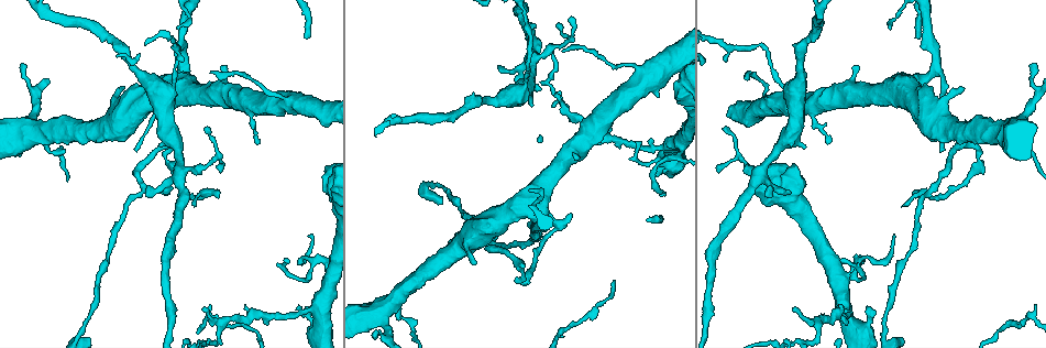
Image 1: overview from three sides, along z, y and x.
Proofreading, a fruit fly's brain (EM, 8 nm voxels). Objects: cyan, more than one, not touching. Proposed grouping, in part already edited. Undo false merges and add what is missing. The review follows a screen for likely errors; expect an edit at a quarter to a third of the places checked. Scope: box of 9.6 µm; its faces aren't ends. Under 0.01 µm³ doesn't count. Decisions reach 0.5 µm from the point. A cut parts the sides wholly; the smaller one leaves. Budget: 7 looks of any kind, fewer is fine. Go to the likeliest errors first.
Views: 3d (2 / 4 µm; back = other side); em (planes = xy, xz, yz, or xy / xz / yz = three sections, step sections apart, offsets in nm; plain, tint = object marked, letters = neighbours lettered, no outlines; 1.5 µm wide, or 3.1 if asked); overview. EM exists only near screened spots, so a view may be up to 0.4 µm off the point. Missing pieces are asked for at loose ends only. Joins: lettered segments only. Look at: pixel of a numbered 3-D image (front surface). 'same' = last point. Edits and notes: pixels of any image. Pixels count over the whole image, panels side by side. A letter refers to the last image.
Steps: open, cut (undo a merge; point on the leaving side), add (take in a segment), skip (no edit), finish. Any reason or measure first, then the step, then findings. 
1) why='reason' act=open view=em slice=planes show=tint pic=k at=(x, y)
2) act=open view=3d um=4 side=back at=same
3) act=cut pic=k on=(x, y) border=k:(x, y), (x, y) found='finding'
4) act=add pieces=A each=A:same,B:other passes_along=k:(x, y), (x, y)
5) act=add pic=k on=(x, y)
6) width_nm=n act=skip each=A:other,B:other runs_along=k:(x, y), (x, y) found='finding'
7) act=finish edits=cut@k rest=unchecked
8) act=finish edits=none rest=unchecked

why='branch stops here' act=open view=em slice=xy step=4 show=tint pic=1 at=(767, 196)

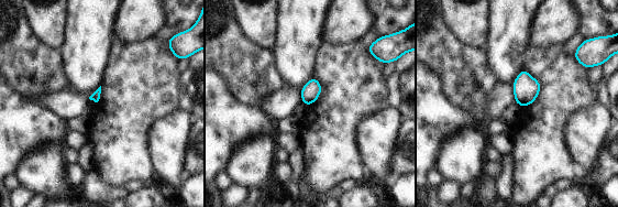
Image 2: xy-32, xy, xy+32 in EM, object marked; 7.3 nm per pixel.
act=open view=em slice=planes show=letters at=same

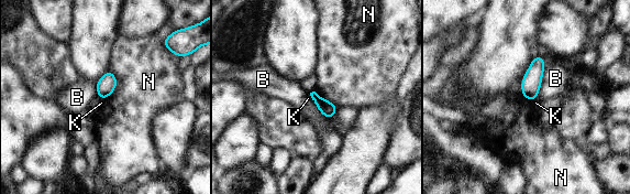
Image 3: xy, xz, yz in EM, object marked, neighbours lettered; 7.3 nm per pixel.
width_nm=120 act=skip each=B:other,K:other,N:other border=3:(109, 68), (117, 86), (103, 99) found='no lettered segment goes on from it'

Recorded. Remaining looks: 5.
why='an open end' act=open view=em slice=yz step=8 show=letters pic=1 at=(612, 130)

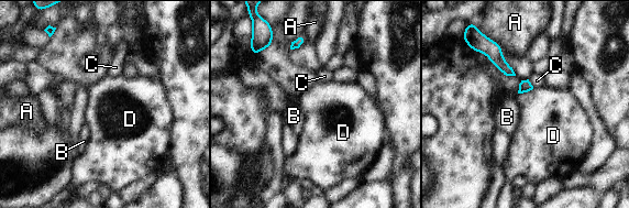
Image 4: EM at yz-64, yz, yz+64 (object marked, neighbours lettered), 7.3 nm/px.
act=open view=em slice=xy step=4 show=letters at=same

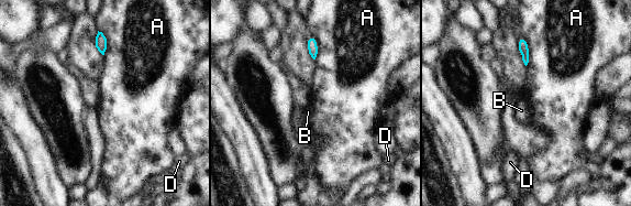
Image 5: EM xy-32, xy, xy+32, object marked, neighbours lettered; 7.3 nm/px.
act=skip each=A:other,B:other,D:other border=5:(521, 35), (528, 44), (527, 65) found='none of them fits'

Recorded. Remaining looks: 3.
why='tapers out' act=open view=3d um=4 pic=1 at=(894, 237)

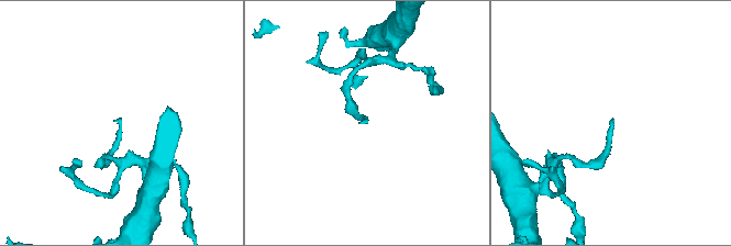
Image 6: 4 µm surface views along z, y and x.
act=open view=em slice=xz step=4 show=letters pic=6 at=(116, 121)

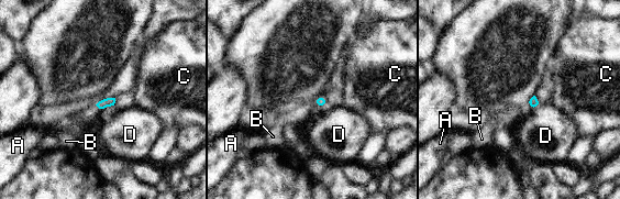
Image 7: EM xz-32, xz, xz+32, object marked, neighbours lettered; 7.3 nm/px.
act=open view=em slice=planes show=letters at=same

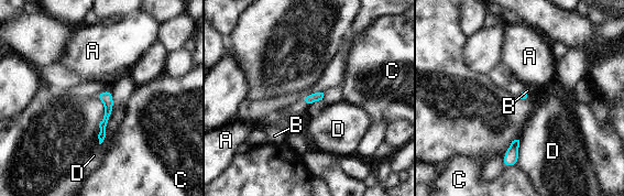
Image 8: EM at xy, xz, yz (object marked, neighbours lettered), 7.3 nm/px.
act=add pieces=B each=A:other,B:same,C:other,D:other passes_along=8:(312, 98), (306, 101), (299, 107) found='it goes on there'

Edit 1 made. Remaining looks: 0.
act=finish edits=add@8 rest=unchecked

